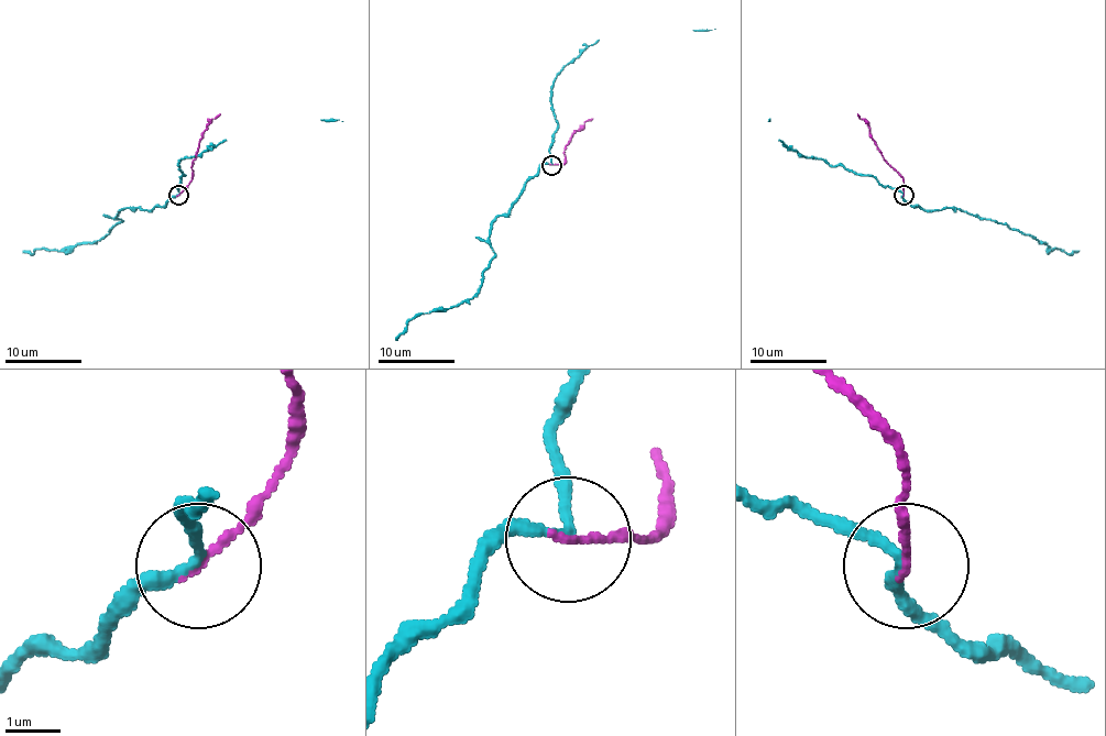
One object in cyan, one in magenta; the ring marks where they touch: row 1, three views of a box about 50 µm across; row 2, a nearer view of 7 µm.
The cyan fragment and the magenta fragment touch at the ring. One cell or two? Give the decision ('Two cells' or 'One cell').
Two cells

